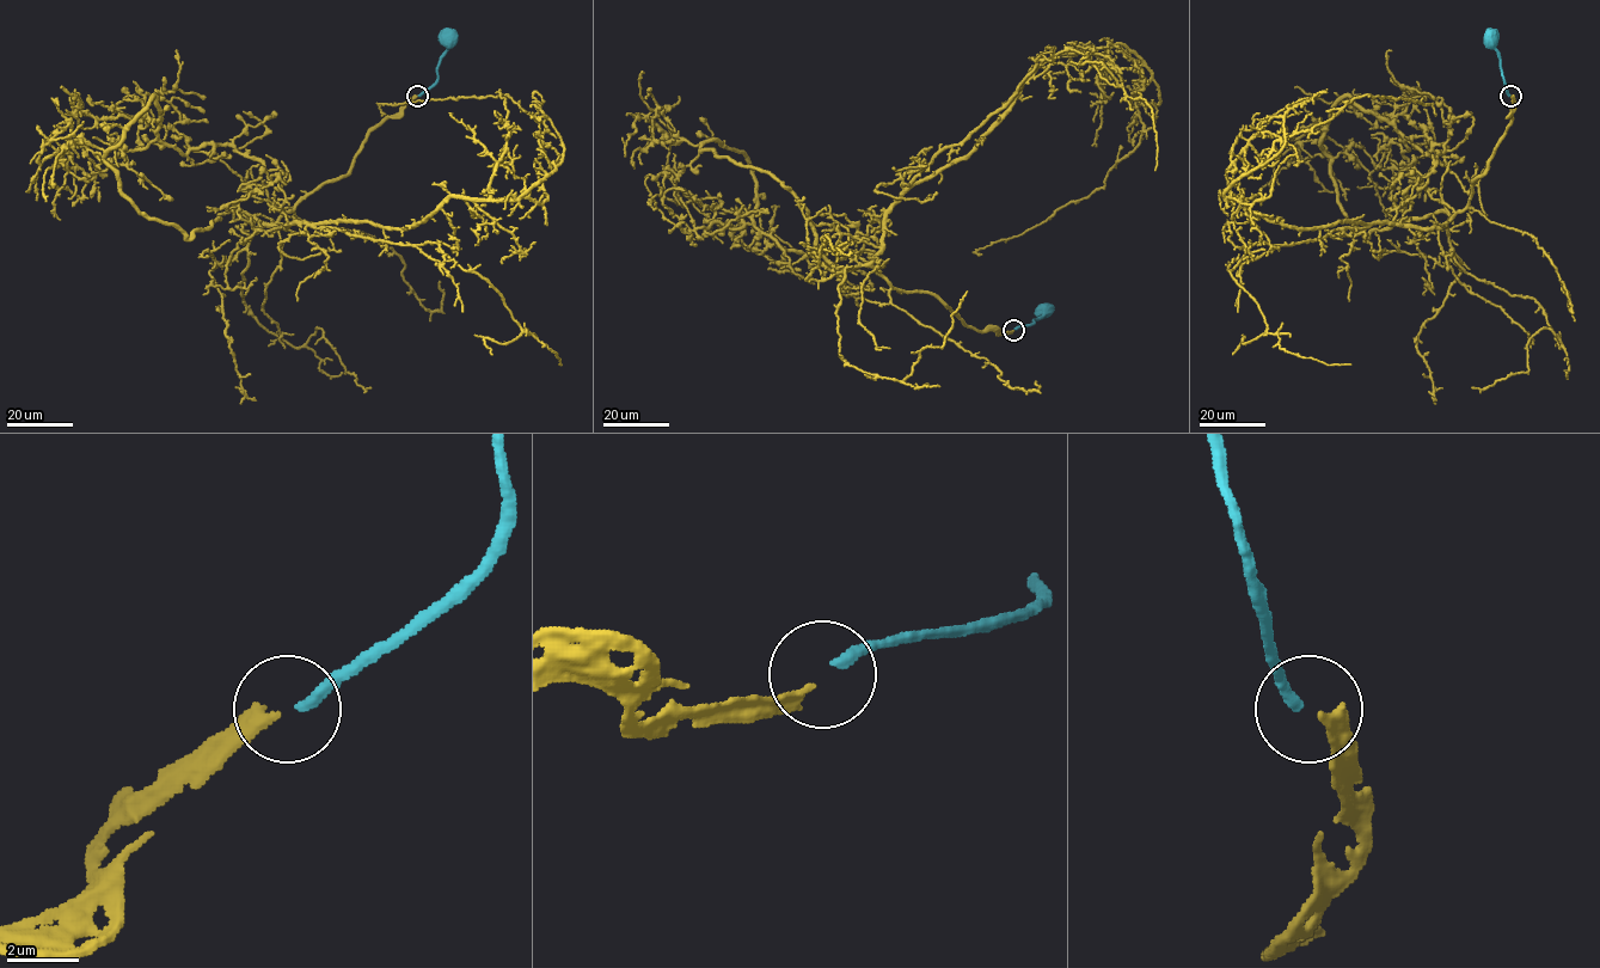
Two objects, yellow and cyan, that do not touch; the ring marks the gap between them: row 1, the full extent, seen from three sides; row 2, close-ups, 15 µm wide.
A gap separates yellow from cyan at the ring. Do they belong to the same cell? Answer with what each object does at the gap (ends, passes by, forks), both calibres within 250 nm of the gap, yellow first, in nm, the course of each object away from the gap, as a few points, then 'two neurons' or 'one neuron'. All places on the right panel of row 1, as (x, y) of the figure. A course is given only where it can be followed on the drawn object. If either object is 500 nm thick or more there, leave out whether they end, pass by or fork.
yellow ends there; cyan ends there; 280 nm thick on the yellow side, 300 nm on the other; yellow runs (1510, 96), (1487, 169), (1445, 224), (1292, 228), (1224, 196), (1276, 140), (1352, 99), (1402, 98), (1435, 114); cyan runs (1509, 96), (1495, 40); two neurons

